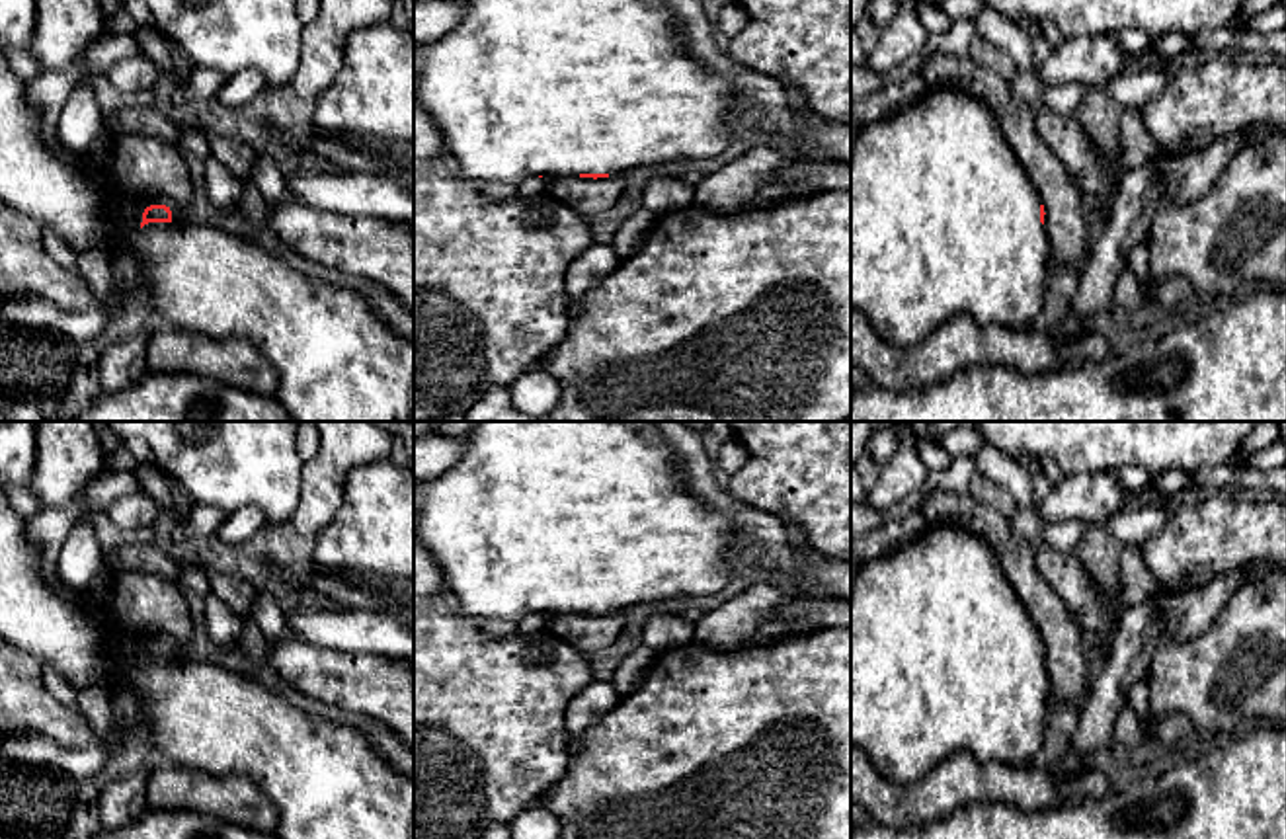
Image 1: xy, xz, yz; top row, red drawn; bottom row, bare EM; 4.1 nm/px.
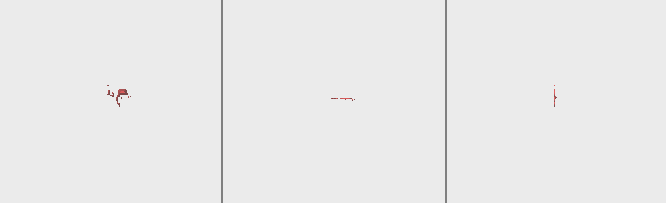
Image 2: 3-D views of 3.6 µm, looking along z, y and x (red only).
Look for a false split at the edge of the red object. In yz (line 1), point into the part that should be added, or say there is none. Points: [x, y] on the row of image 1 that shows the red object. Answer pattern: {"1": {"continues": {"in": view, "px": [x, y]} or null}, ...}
{"1": {"continues": {"in": "yz", "px": [943, 219]}}}

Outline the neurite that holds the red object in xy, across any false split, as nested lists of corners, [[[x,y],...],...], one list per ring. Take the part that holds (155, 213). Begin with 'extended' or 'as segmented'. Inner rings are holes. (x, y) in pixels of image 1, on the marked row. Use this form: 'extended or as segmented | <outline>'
extended | [[[0,41],[0,199],[16,211],[37,220],[45,230],[53,228],[60,238],[80,256],[88,250],[96,238],[100,226],[109,230],[107,240],[107,261],[111,263],[111,252],[121,248],[142,271],[142,293],[148,297],[150,308],[166,320],[168,326],[176,326],[185,332],[205,334],[209,338],[242,338],[256,345],[256,349],[273,365],[277,371],[277,392],[275,398],[291,414],[293,421],[414,421],[414,341],[398,336],[386,324],[386,320],[371,306],[371,302],[355,291],[314,283],[310,275],[297,271],[281,258],[267,250],[261,250],[248,238],[234,232],[222,230],[219,224],[191,222],[185,215],[180,215],[170,201],[164,199],[135,199],[121,195],[111,183],[107,162],[103,170],[94,176],[70,150],[64,152],[74,160],[68,166],[57,156],[41,137],[41,121],[37,109],[25,98],[27,80],[16,76],[6,59],[6,45]]]

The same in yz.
extended | [[[937,88],[857,129],[851,148],[851,310],[863,312],[876,334],[900,347],[921,341],[956,314],[982,324],[1030,328],[1044,310],[1050,246],[1044,205],[995,115],[974,96]]]

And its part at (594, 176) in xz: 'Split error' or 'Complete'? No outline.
Split error

